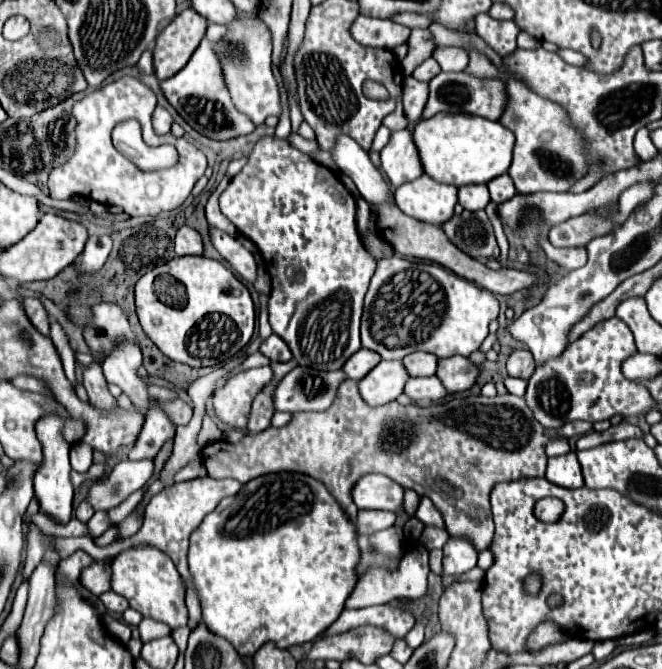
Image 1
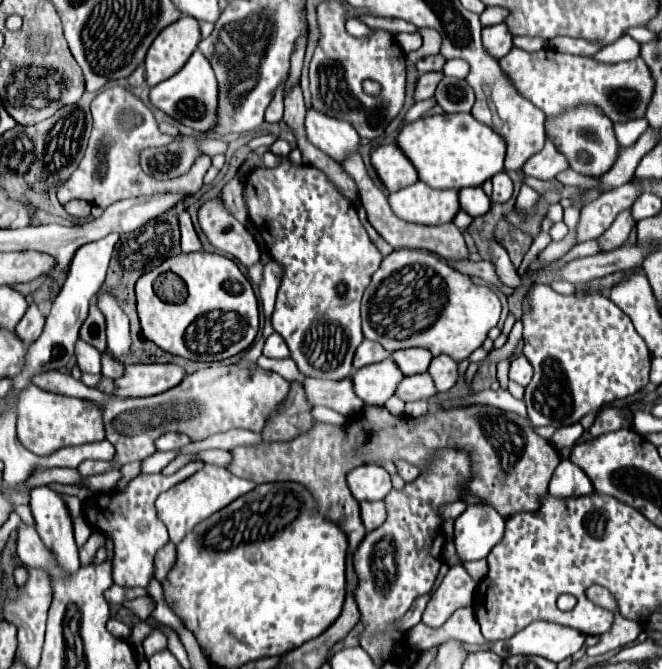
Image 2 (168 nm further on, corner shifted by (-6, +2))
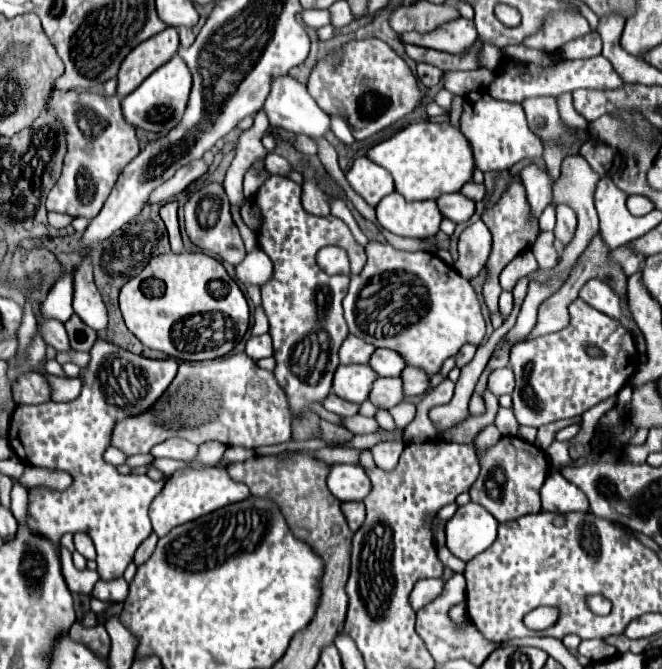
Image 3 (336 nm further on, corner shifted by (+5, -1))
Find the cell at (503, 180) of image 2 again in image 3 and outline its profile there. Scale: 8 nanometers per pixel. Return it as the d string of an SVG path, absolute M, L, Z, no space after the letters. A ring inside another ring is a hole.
M468 182L468 184L464 184L462 186L462 190L460 190L464 196L468 196L470 200L474 200L474 202L480 202L480 200L484 200L484 196L486 196L486 186L484 184L476 184L476 182Z

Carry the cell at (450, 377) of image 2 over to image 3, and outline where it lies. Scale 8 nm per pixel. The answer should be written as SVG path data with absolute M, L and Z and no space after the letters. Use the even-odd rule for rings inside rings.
M412 366L404 368L402 380L404 380L406 396L420 396L420 394L426 394L430 388L430 376L422 368L412 368Z

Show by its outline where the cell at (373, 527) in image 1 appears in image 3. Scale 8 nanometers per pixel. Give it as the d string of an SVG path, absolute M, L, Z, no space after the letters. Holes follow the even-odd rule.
M342 502L342 512L348 520L348 526L352 532L356 532L364 524L364 504L362 502Z

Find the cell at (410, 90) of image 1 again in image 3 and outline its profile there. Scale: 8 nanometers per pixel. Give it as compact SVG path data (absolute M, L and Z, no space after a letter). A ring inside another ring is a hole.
M418 64L418 72L416 74L418 74L418 80L426 88L436 86L440 82L440 78L442 78L442 70L436 68L436 66L432 66L432 64Z

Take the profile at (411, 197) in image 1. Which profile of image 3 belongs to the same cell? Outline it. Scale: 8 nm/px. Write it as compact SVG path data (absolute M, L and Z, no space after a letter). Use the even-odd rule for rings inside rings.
M398 192L388 194L376 206L378 222L398 236L430 238L440 230L442 214L434 200L408 202Z

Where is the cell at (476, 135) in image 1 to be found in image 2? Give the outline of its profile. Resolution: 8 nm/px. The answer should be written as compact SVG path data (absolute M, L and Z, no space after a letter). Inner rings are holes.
M443 113L421 117L399 131L395 145L415 167L419 181L431 185L433 189L477 187L491 179L495 173L503 171L503 139L475 121L471 113Z

